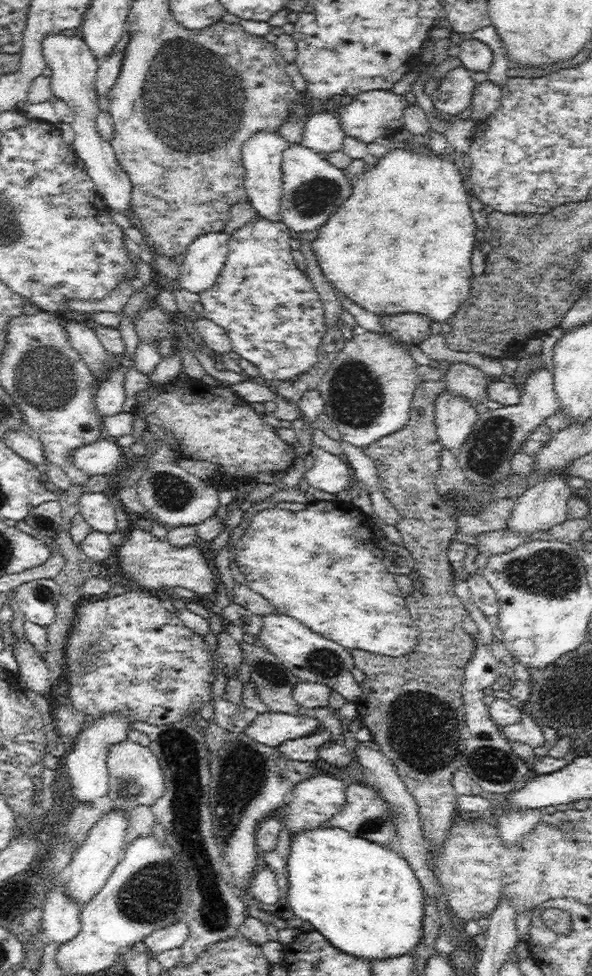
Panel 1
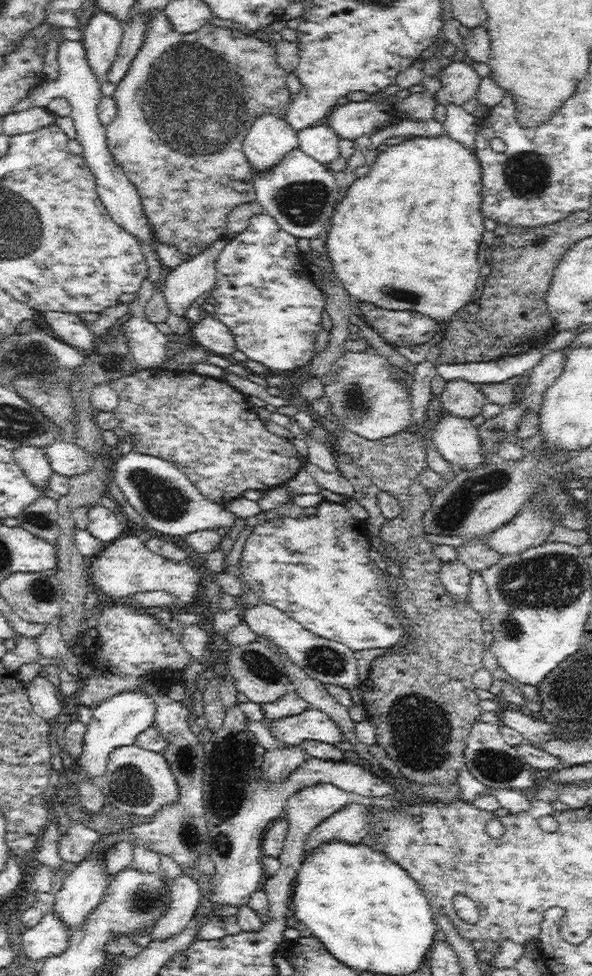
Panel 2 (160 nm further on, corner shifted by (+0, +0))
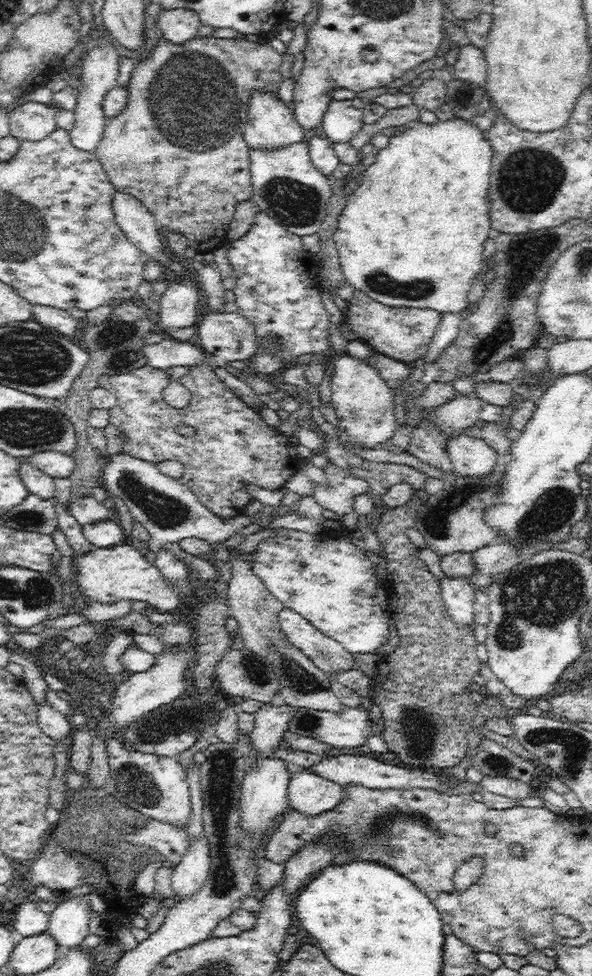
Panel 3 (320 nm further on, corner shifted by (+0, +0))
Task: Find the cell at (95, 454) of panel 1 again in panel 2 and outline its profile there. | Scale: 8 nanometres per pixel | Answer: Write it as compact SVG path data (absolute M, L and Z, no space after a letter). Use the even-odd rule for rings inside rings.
M58 439L44 449L53 472L64 476L84 473L93 465L93 456L68 440Z

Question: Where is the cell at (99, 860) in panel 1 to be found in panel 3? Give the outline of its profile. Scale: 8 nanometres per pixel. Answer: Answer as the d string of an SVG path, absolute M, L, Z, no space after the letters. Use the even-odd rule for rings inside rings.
M82 896L58 904L49 915L47 932L61 949L81 948L90 933L92 908Z

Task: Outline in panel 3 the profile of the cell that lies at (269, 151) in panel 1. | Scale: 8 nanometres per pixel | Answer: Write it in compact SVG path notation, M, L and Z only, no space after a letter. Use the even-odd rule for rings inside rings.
M254 91L249 100L249 111L247 112L247 123L243 132L243 139L249 149L276 150L292 143L306 140L305 131L296 119L290 106L278 95L266 93L266 91Z

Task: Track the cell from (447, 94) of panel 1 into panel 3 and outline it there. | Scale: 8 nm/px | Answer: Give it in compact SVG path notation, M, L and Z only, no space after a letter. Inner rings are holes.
M472 43L460 48L455 64L449 69L456 79L485 86L487 72L483 49L474 46Z

